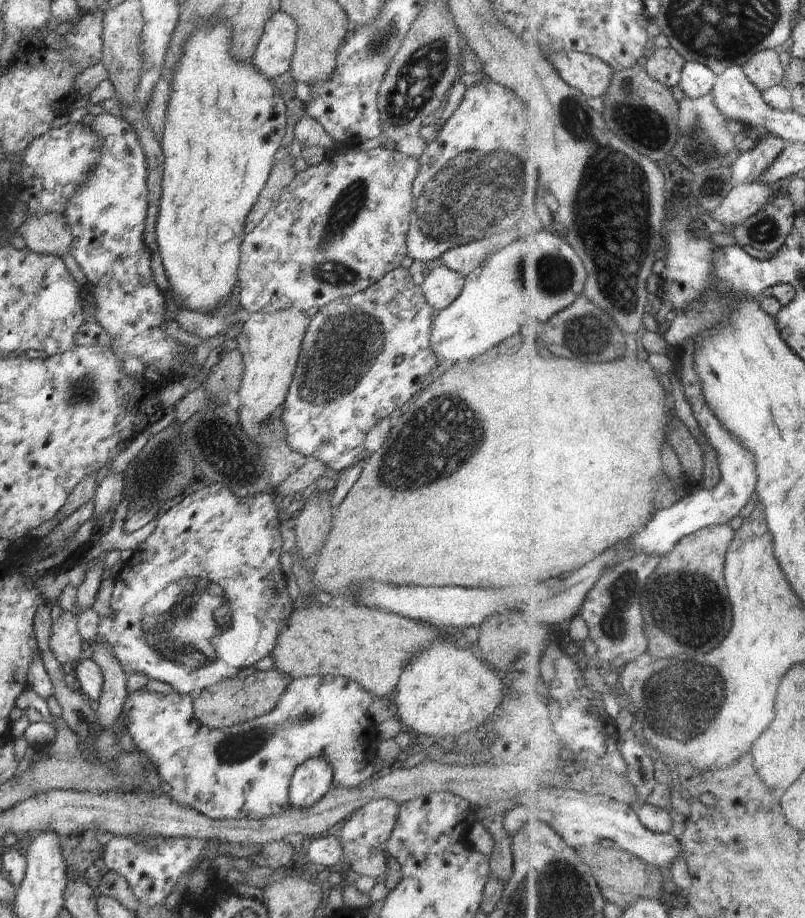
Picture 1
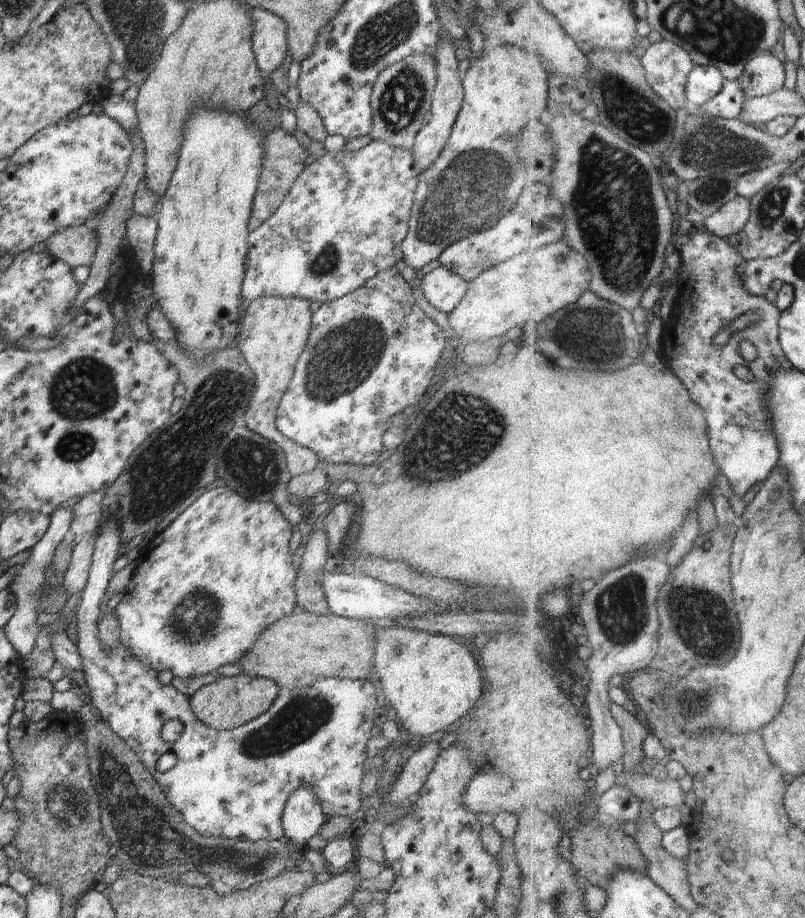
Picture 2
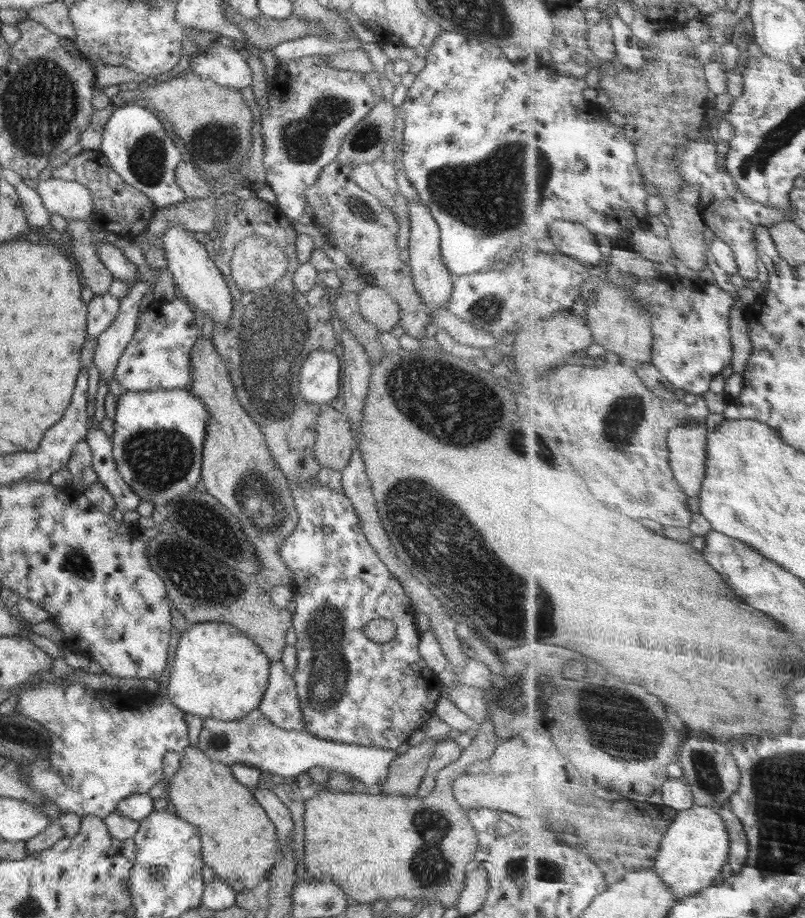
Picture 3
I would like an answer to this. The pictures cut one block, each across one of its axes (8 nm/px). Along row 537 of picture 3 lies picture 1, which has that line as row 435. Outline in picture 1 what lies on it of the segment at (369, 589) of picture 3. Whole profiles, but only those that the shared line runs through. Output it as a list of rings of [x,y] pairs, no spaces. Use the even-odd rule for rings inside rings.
[[[400,266],[385,274],[379,281],[372,283],[370,288],[363,290],[362,292],[354,293],[352,296],[333,300],[330,304],[325,304],[318,309],[318,312],[310,319],[308,330],[304,333],[302,344],[300,347],[300,354],[292,382],[290,383],[288,392],[286,394],[286,400],[284,400],[284,410],[282,410],[282,424],[286,428],[286,442],[288,446],[299,452],[307,458],[315,458],[320,462],[323,462],[329,469],[330,474],[333,472],[343,471],[350,468],[355,464],[361,464],[369,456],[368,452],[364,450],[364,438],[368,434],[368,431],[376,426],[379,422],[382,422],[385,418],[394,416],[394,410],[404,406],[414,394],[418,394],[418,390],[422,390],[424,386],[424,378],[428,376],[428,372],[436,366],[438,362],[438,356],[432,352],[432,344],[430,344],[430,336],[432,336],[432,322],[436,320],[438,311],[432,308],[431,304],[428,304],[421,285],[416,285],[412,281],[412,277],[408,272],[408,269]]]

